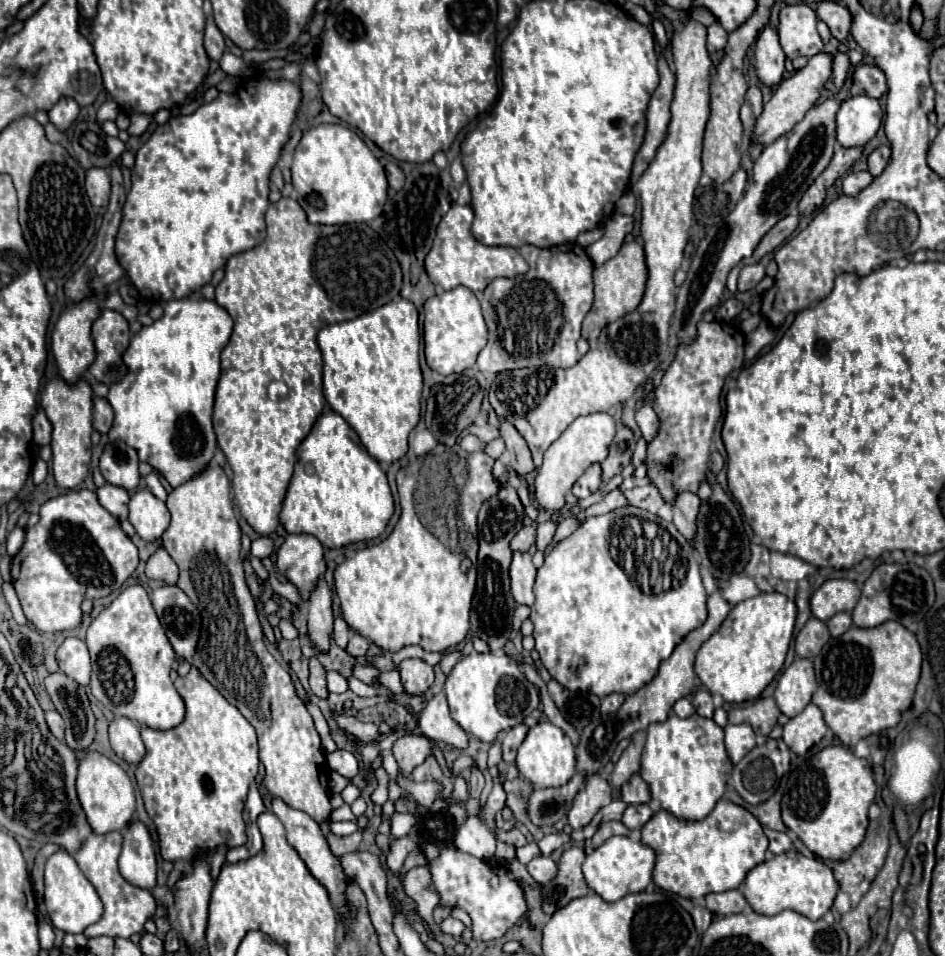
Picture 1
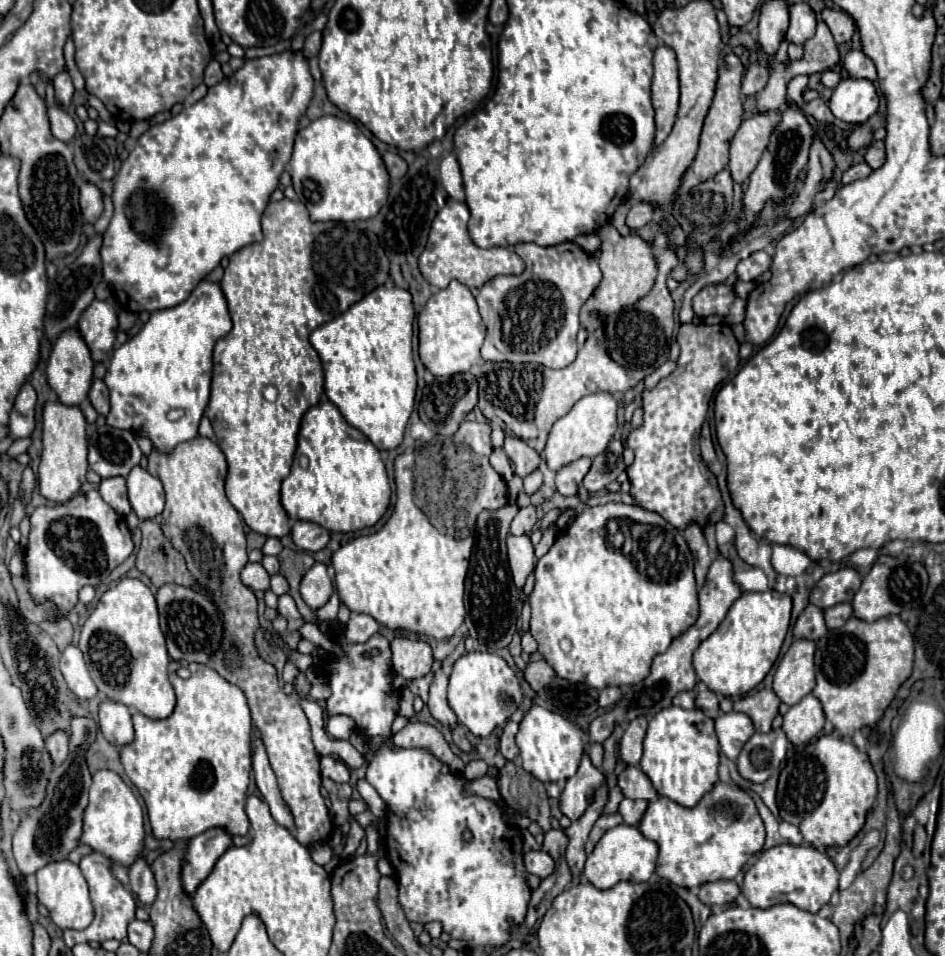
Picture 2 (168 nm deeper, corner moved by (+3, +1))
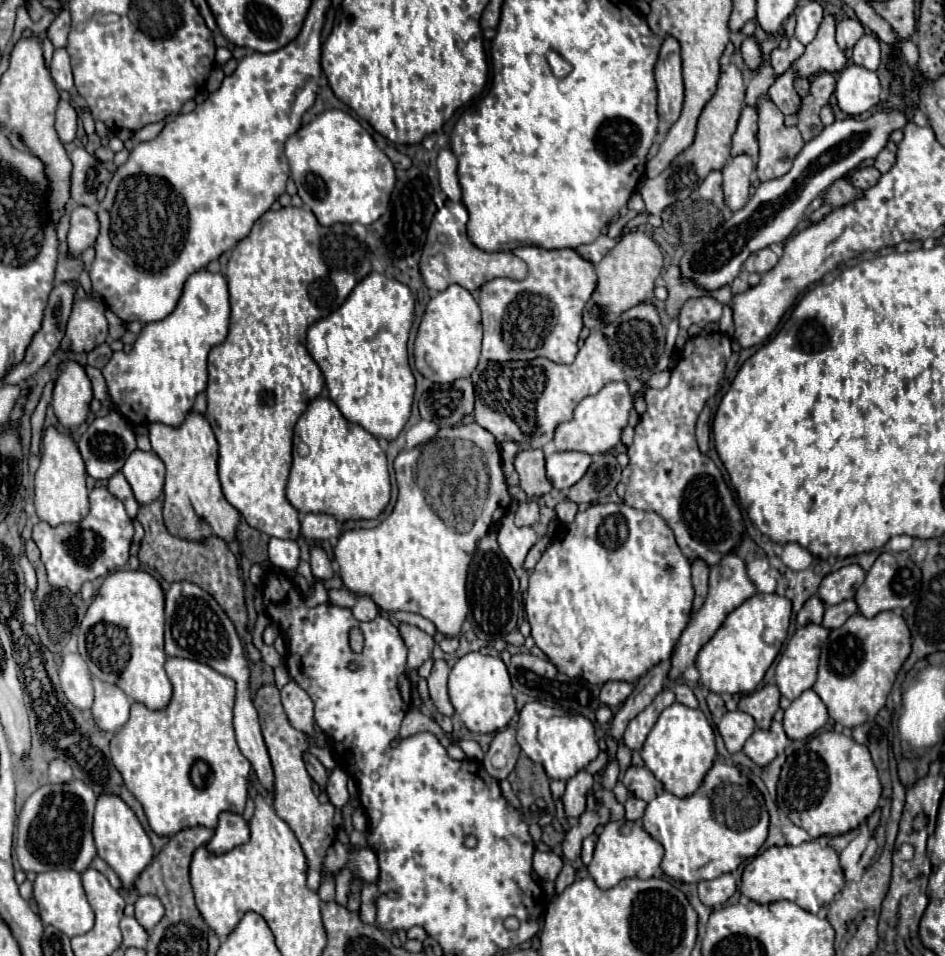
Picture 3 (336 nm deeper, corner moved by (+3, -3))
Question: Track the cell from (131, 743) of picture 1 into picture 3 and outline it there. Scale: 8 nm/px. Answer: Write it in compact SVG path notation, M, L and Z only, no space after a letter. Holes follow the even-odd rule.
M93 674L91 682L95 690L95 702L91 710L97 726L105 732L117 732L129 720L131 700L119 686L101 682L99 678L93 678Z

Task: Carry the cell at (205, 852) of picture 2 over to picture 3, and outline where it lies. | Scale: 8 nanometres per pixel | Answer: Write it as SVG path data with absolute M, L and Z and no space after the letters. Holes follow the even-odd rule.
M221 812L219 826L215 828L215 836L209 840L207 848L215 854L223 854L245 842L249 842L249 826L245 818L241 814Z

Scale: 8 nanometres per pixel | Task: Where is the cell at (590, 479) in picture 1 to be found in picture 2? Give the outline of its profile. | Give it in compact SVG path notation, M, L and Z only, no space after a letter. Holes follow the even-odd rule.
M579 458L579 460L567 464L565 468L561 468L555 478L557 492L561 492L563 496L575 496L579 492L579 486L581 486L585 474L589 472L589 468L591 468L589 458Z

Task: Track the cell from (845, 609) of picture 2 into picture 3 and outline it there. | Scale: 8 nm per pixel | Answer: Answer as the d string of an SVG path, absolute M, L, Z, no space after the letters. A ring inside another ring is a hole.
M845 600L837 606L827 606L825 608L825 616L823 616L823 626L825 628L837 628L841 626L849 616L853 616L857 612L857 604L855 600Z

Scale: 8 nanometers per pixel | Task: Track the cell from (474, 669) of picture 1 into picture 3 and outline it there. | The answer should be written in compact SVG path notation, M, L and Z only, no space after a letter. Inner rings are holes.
M469 652L459 658L449 674L449 698L455 712L471 732L489 734L505 728L515 716L515 700L511 694L511 678L501 658L483 656L481 652Z

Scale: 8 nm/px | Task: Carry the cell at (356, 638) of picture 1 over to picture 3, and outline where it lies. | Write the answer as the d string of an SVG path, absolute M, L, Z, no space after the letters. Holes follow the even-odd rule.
M359 596L359 598L357 598L357 604L355 604L355 608L353 608L353 616L355 616L357 620L367 622L367 620L373 620L377 614L379 614L379 608L377 608L377 604L373 602L371 596Z

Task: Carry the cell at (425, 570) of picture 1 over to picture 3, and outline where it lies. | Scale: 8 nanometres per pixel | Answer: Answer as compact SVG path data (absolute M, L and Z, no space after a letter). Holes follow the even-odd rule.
M471 422L443 428L443 432L459 432L459 438L477 444L483 454L487 454L491 478L489 498L473 528L469 532L443 528L443 520L425 502L425 496L417 484L413 452L401 452L393 464L399 486L399 496L393 512L373 530L357 528L343 532L333 552L335 560L339 562L339 574L345 588L353 590L355 594L371 596L381 610L405 610L421 614L423 618L431 620L441 634L457 636L463 620L470 612L466 594L467 573L477 542L487 534L493 522L501 520L503 514L507 514L511 496L501 468L499 444L485 428L481 428L477 422Z

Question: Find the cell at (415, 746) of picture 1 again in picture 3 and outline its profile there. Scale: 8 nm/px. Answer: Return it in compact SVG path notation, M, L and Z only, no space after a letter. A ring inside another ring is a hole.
M411 708L405 718L403 718L403 724L401 724L401 738L407 738L407 736L413 736L417 732L431 732L439 738L439 742L443 746L449 746L451 740L447 738L447 734L443 732L443 728L427 714L423 714L419 708Z

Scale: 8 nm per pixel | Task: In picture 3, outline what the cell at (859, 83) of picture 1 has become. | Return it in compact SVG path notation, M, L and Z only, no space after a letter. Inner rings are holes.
M865 34L853 48L853 62L869 70L877 70L881 64L881 48L875 34Z

